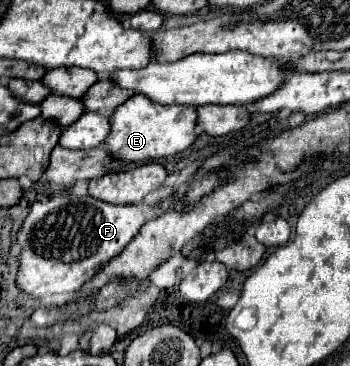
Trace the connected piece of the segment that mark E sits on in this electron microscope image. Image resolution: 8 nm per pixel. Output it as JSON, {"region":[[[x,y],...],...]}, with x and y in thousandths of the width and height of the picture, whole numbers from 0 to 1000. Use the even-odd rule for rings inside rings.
{"region":[[[374,262],[357,284],[334,290],[311,322],[317,355],[294,388],[294,404],[317,421],[323,437],[357,448],[426,443],[466,426],[494,426],[523,415],[557,388],[557,295],[529,295],[511,284],[460,290],[414,273],[414,262]]]}

